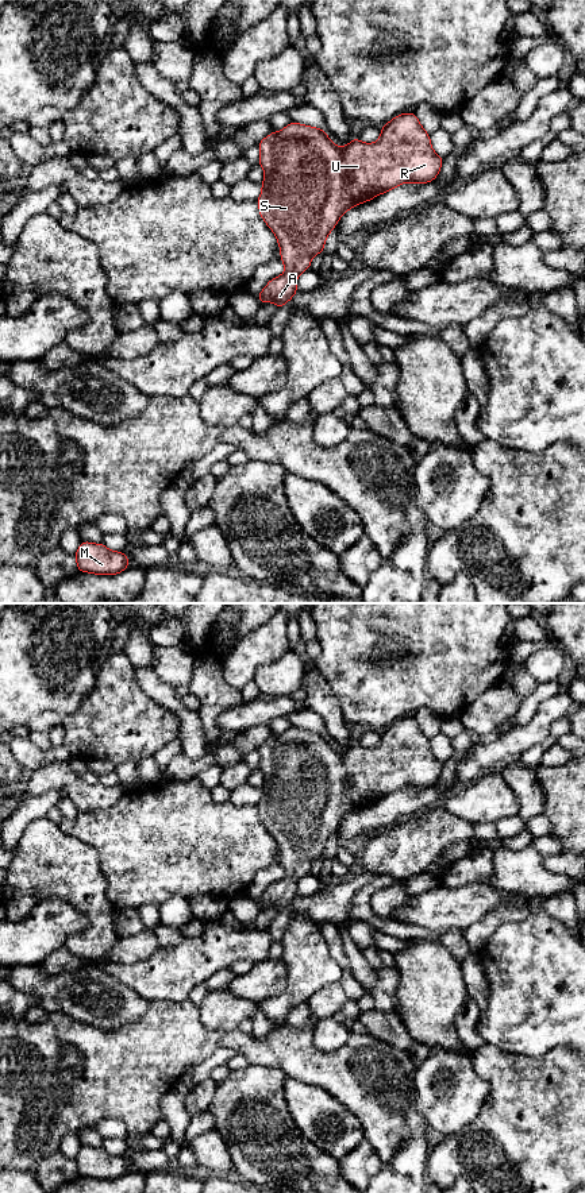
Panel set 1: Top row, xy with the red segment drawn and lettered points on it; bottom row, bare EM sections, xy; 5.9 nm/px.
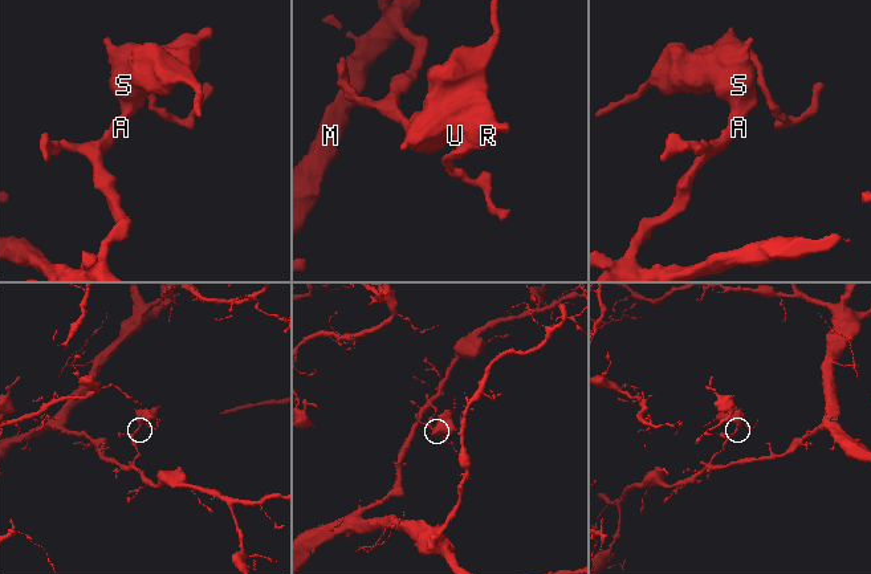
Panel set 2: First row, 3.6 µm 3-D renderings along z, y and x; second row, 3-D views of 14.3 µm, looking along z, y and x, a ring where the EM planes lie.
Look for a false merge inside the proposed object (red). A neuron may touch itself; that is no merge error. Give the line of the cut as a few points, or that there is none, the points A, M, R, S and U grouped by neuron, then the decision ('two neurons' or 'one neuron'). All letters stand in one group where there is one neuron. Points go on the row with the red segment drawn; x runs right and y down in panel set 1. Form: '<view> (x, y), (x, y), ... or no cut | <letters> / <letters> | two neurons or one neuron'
no cut | A M R S U | one neuron

